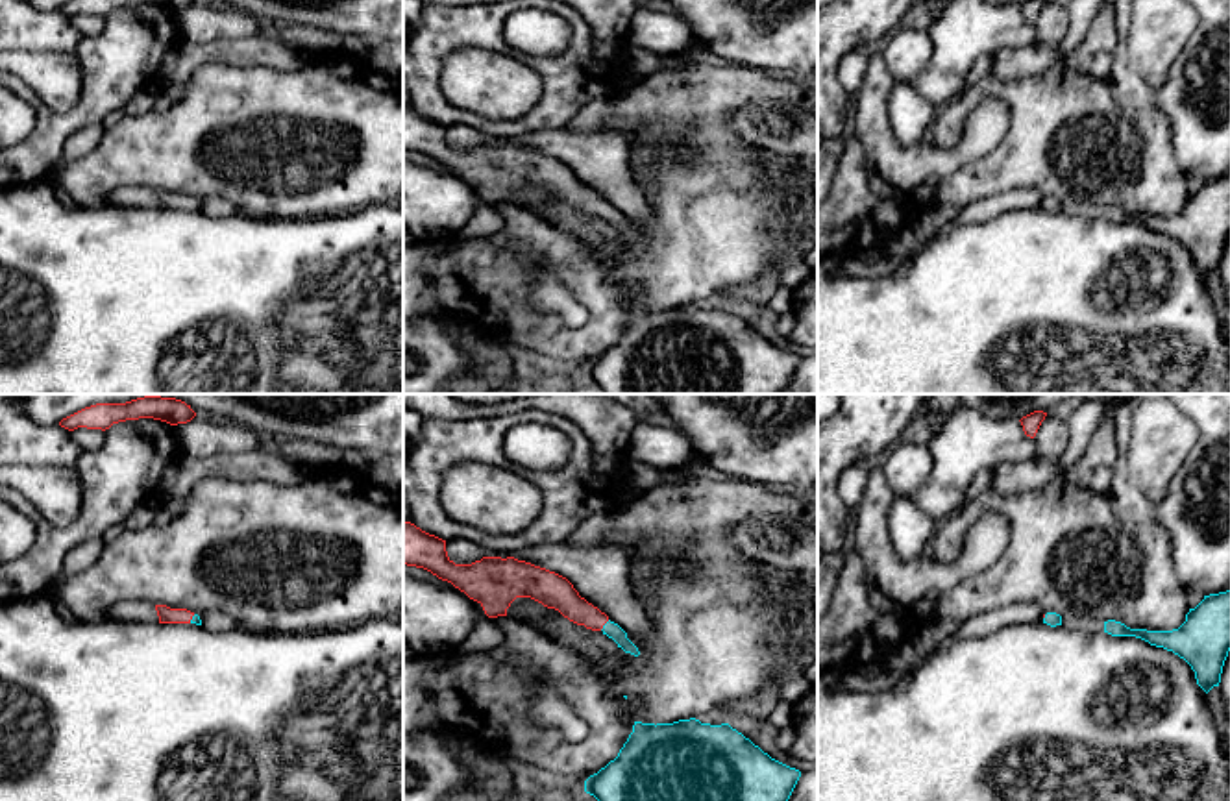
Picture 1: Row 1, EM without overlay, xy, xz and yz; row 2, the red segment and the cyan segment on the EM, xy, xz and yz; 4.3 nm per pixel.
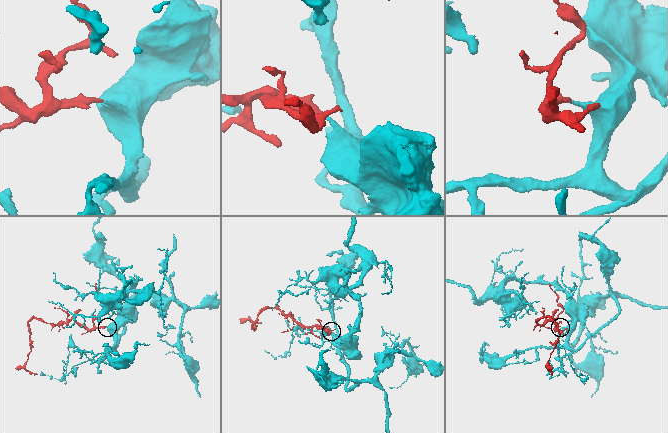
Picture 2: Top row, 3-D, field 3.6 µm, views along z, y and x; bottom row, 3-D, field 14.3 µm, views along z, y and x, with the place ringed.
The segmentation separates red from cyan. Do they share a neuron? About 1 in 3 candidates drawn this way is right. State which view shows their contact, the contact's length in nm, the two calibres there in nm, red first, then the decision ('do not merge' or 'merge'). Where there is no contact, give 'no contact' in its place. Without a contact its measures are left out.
contact in xz; length 60 nm; calibres 150 and 70 nm; merge

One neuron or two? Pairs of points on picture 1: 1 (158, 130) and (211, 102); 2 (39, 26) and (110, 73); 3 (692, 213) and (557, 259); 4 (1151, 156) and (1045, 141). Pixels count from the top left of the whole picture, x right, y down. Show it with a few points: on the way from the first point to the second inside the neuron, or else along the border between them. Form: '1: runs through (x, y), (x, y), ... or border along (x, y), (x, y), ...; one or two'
1: runs through (171, 130), (184, 130), (198, 115); one
2: border along (82, 37), (74, 50); two
3: runs through (659, 246), (640, 265), (620, 271), (590, 271); one
4: runs through (1125, 156), (1110, 156), (1071, 141); one

